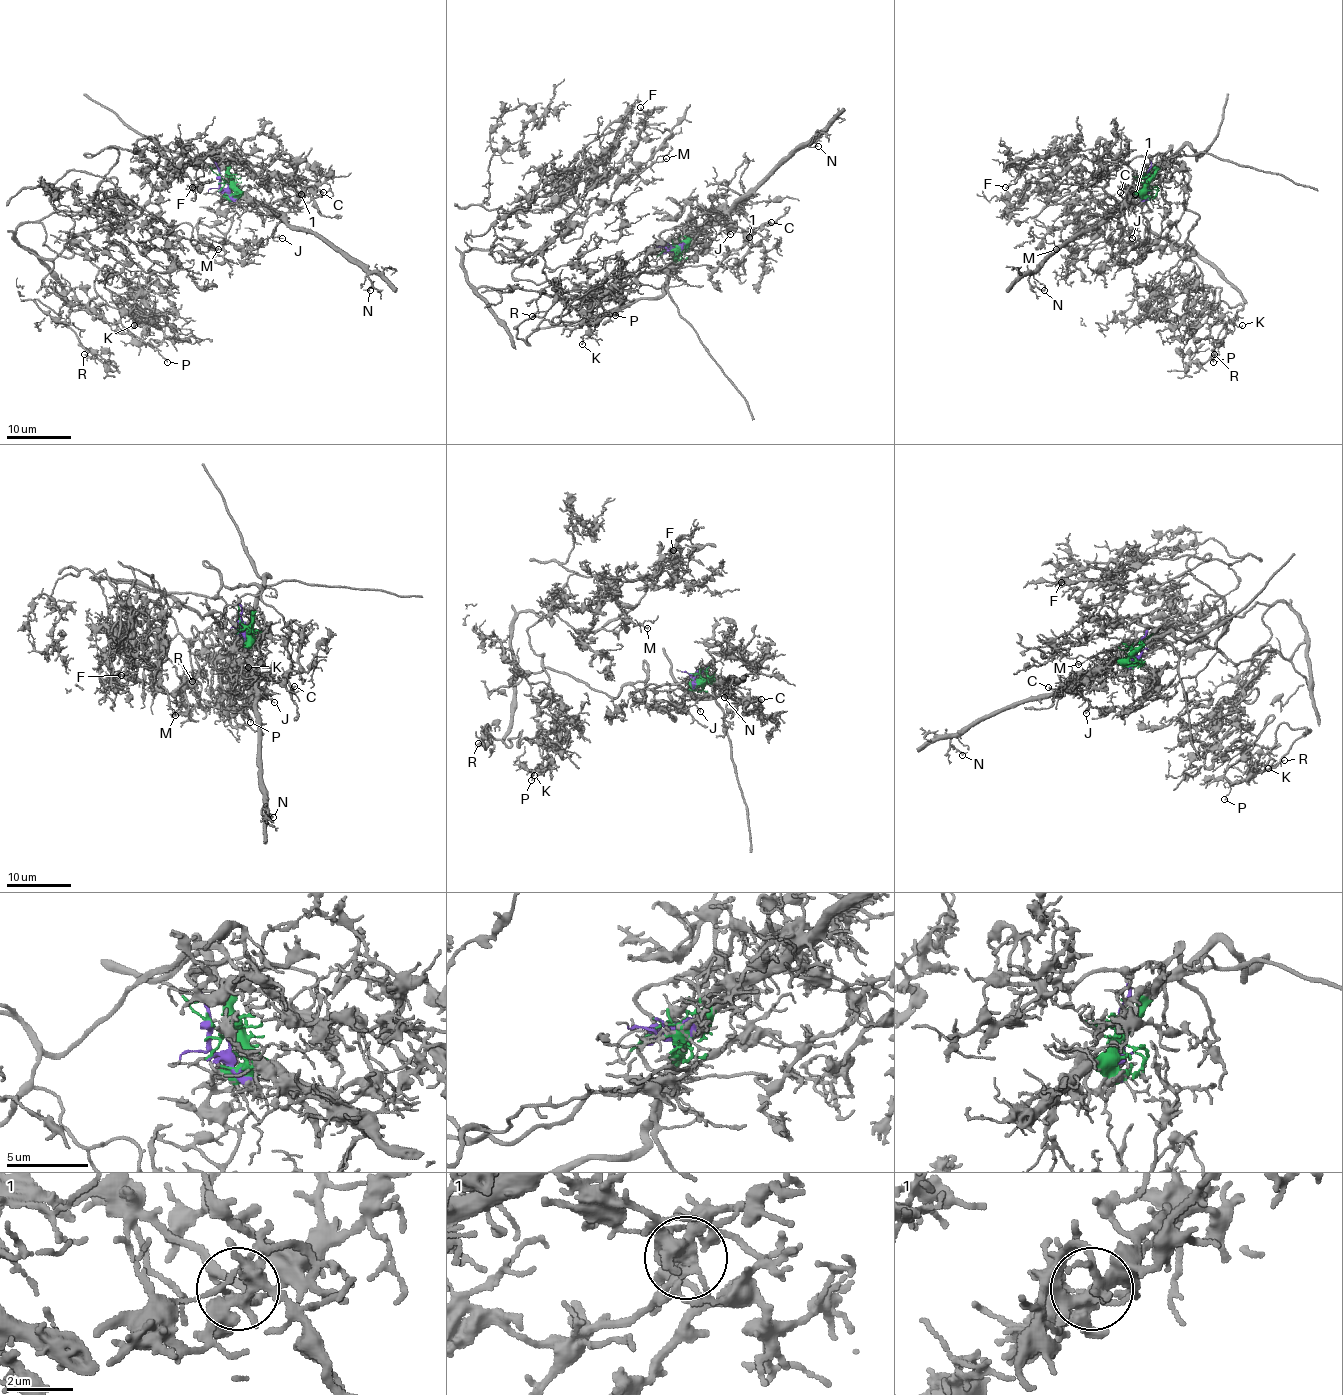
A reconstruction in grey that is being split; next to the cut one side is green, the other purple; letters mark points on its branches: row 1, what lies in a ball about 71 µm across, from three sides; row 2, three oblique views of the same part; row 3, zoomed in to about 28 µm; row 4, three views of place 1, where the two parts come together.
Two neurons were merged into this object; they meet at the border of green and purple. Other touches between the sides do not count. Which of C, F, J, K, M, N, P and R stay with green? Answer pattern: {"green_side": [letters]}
{"green_side": ["J", "N"]}

